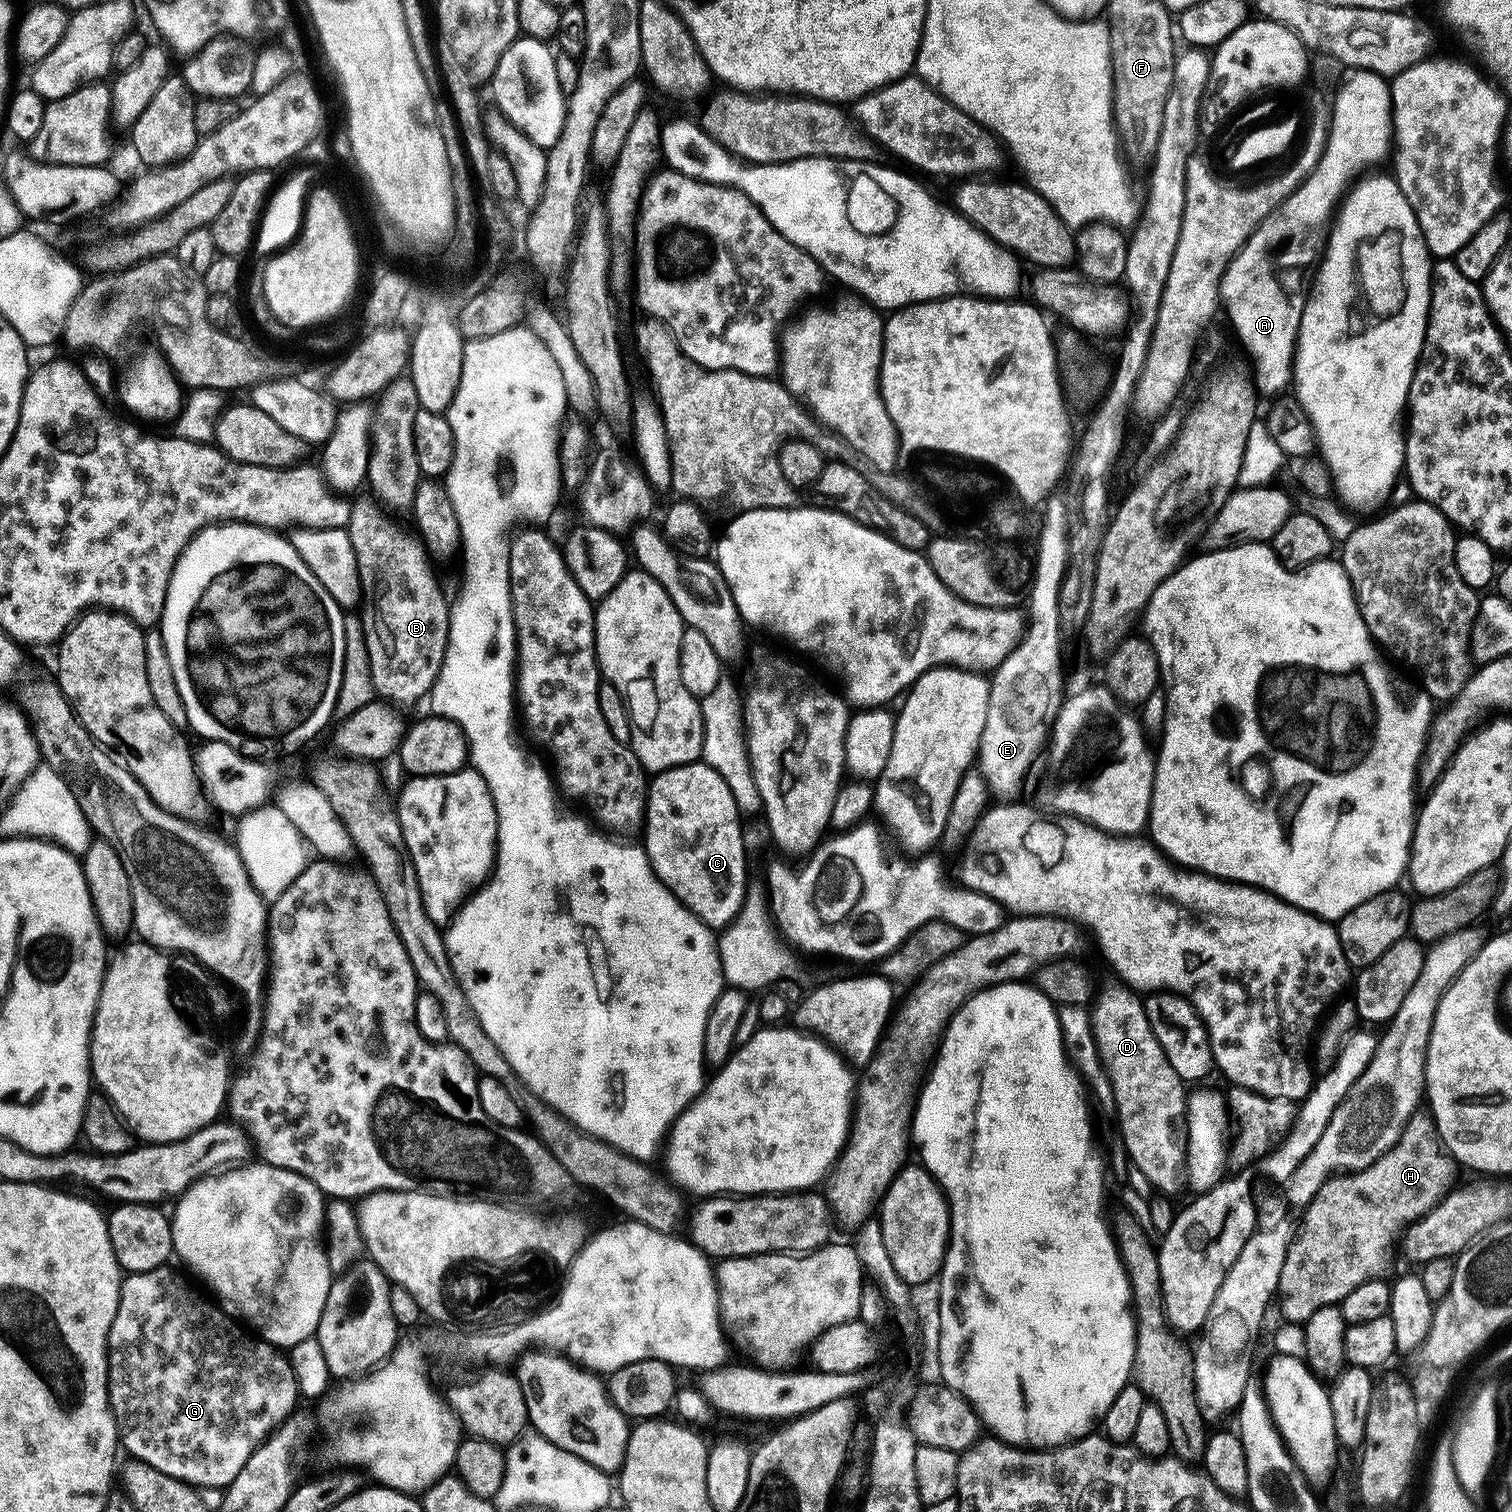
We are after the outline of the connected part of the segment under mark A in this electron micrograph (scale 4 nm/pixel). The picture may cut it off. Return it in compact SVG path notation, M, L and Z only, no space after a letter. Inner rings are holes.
M1356 70L1339 88L1336 105L1330 108L1328 144L1320 161L1304 183L1253 230L1220 279L1223 311L1224 308L1228 311L1233 330L1256 359L1254 383L1261 397L1272 398L1283 393L1287 389L1284 387L1287 384L1289 387L1294 376L1296 338L1300 334L1300 319L1306 299L1306 280L1304 284L1300 268L1311 269L1323 257L1330 221L1338 205L1345 199L1350 185L1364 174L1359 172L1382 163L1387 156L1389 159L1394 148L1389 81L1377 72ZM1272 280L1278 287L1293 288L1296 292L1272 296Z

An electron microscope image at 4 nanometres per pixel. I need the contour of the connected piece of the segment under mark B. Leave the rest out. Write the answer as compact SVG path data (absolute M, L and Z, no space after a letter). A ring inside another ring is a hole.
M372 500L352 504L346 529L361 569L376 567L376 576L380 579L380 620L392 639L392 649L385 654L384 664L373 663L372 681L377 697L412 704L431 693L432 684L440 673L448 645L450 604L444 601L444 592L432 573L433 561L419 535L395 524L383 512L385 509Z

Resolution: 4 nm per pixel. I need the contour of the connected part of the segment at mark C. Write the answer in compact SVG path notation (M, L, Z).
M705 762L683 764L655 773L648 785L648 811L642 829L642 847L648 853L657 878L669 888L700 919L707 928L723 930L732 923L744 904L746 895L746 872L744 870L744 830L742 813L735 804L734 794Z

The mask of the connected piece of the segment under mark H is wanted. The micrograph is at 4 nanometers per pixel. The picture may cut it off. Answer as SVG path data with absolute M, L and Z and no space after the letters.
M1417 1110L1406 1122L1406 1126L1402 1130L1398 1142L1389 1152L1382 1154L1365 1168L1352 1170L1347 1174L1333 1174L1327 1177L1324 1184L1316 1191L1316 1197L1303 1209L1304 1221L1301 1222L1300 1228L1298 1224L1298 1227L1295 1229L1288 1246L1286 1262L1282 1262L1282 1274L1280 1275L1280 1287L1278 1289L1281 1317L1283 1317L1285 1321L1307 1322L1311 1315L1314 1314L1315 1311L1318 1311L1320 1307L1324 1305L1339 1305L1340 1301L1346 1298L1346 1294L1350 1294L1350 1290L1354 1290L1362 1282L1387 1277L1387 1272L1392 1268L1392 1256L1388 1251L1390 1251L1395 1244L1397 1247L1402 1233L1409 1225L1419 1222L1428 1212L1433 1212L1433 1210L1439 1206L1440 1201L1443 1200L1449 1192L1453 1191L1454 1185L1457 1183L1457 1181L1455 1182L1456 1171L1458 1171L1456 1159L1452 1156L1452 1153L1445 1148L1444 1141L1440 1139L1440 1134L1436 1129L1436 1121L1432 1119L1427 1111Z

